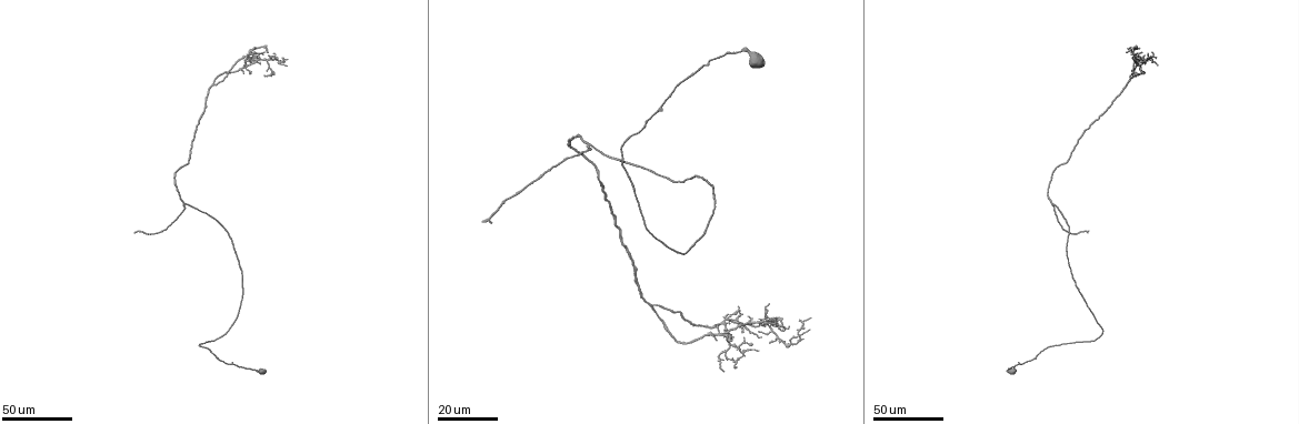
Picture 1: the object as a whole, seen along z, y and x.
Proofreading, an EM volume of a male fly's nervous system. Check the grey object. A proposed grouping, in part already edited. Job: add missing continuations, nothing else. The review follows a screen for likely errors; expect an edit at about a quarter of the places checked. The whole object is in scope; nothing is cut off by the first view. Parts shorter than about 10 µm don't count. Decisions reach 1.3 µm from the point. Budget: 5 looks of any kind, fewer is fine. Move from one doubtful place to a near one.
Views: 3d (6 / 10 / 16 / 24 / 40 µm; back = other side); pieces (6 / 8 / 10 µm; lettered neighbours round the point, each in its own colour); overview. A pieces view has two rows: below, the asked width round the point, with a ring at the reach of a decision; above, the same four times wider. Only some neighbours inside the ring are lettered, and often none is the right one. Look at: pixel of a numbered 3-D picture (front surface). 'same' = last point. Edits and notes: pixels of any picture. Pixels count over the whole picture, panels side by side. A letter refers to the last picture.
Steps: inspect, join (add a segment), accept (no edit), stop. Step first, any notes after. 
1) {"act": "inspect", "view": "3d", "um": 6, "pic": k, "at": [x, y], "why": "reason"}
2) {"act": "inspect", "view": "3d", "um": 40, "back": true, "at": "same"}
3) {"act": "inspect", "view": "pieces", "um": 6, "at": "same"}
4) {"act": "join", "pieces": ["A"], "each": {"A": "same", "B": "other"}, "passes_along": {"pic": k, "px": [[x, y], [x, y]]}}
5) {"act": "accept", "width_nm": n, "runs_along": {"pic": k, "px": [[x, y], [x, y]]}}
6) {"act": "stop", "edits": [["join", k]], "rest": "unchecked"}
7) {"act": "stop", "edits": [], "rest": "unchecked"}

{"act": "inspect", "view": "3d", "um": 24, "pic": 1, "at": [1139, 75], "why": "an open end"}

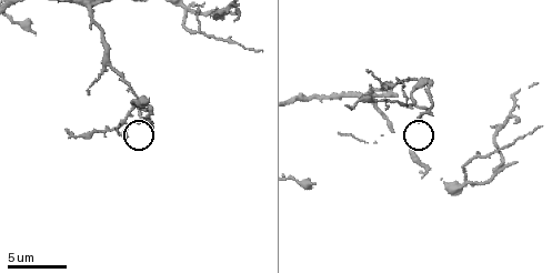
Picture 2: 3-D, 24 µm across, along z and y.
{"act": "inspect", "view": "pieces", "um": 6, "pic": 2, "at": [138, 124], "why": "what lies round it"}

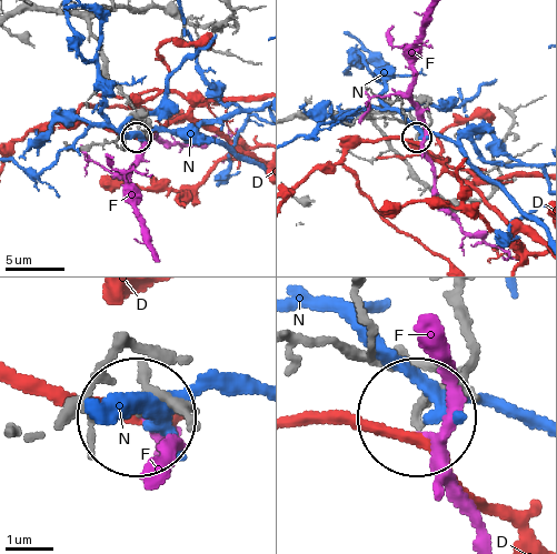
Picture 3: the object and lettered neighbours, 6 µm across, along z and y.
{"act": "accept", "each": {"D": "other", "F": "other", "N": "other"}, "runs_along": {"pic": 3, "px": [[464, 301], [459, 372], [419, 416]]}, "found": "no lettered segment goes on from it"}

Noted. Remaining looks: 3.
{"act": "inspect", "view": "3d", "um": 40, "pic": 1, "at": [251, 74], "why": "an open end"}

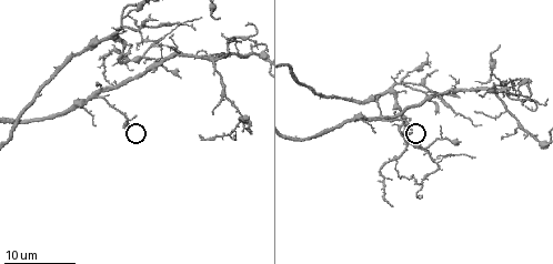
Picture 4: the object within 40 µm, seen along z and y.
{"act": "inspect", "view": "pieces", "um": 10, "pic": 4, "at": [411, 133]}

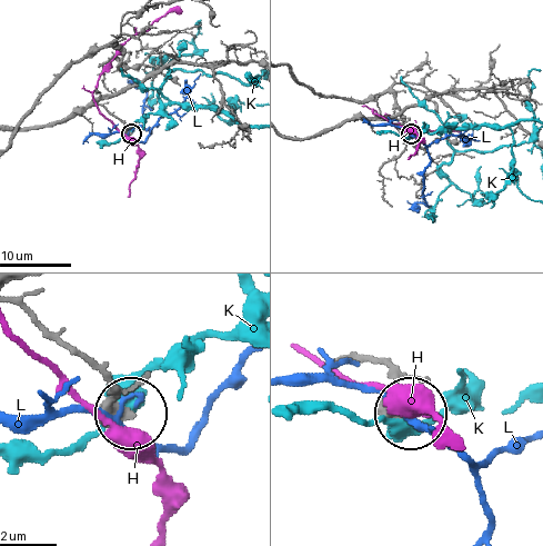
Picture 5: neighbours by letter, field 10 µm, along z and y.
{"act": "accept", "each": {"H": "other", "K": "other", "L": "other"}, "runs_along": {"pic": 5, "px": [[32, 128], [102, 106], [130, 133]]}, "found": "no lettered segment goes on from it"}

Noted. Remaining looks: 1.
{"act": "stop", "edits": [], "rest": "unchecked"}

